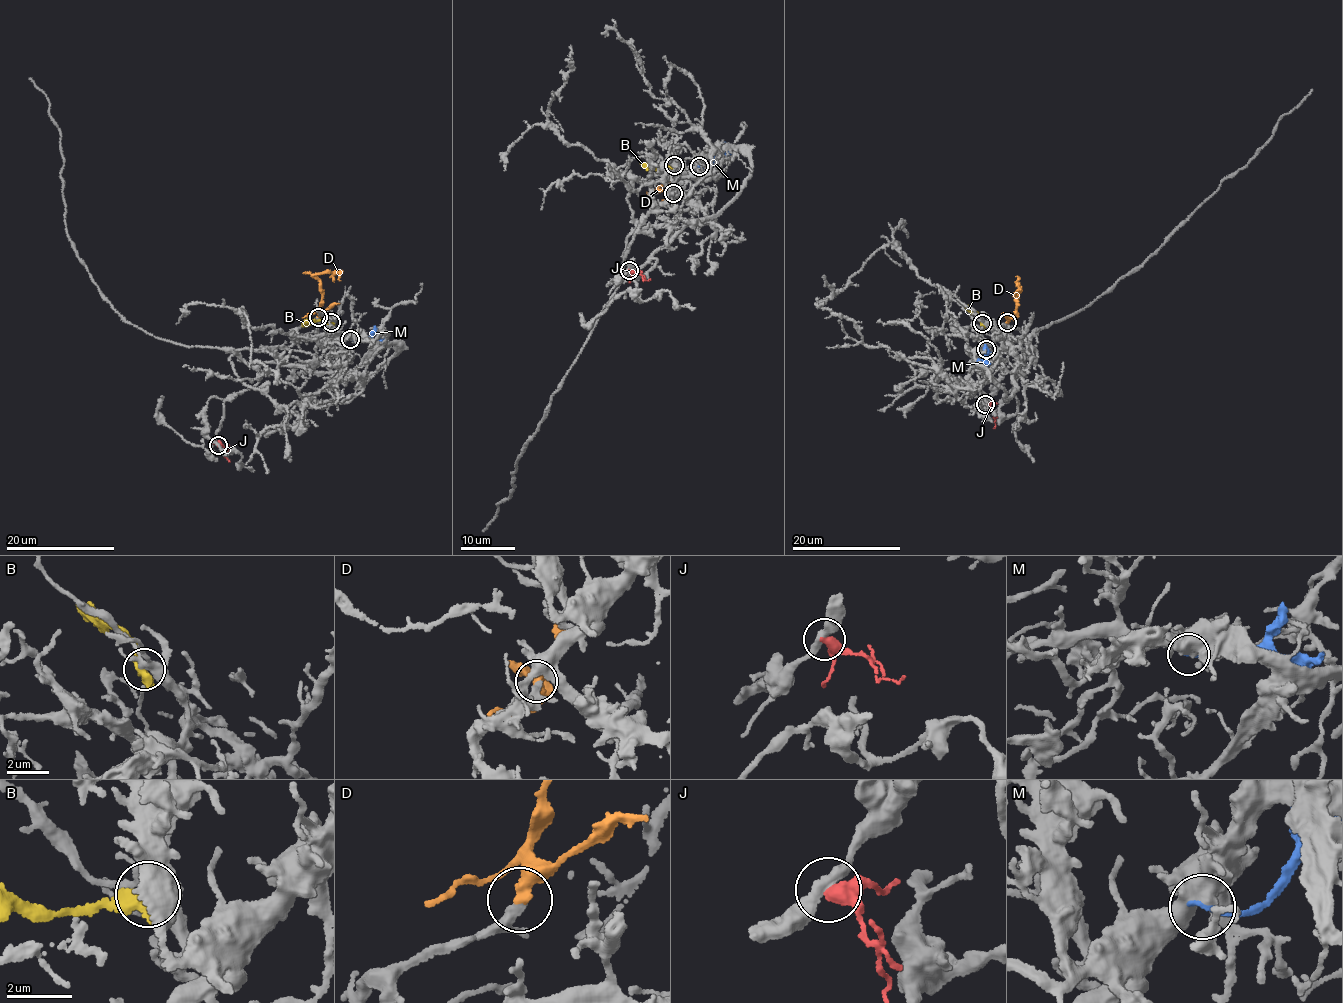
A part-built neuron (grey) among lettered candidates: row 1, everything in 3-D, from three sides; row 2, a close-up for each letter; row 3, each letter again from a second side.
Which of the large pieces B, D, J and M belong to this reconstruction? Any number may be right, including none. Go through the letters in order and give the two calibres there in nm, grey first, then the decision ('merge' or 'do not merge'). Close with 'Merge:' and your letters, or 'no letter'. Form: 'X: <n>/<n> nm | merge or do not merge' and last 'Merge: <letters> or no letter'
B: 320/550 nm | do not merge
D: 240/400 nm | merge
J: 360/360 nm | do not merge
M: 500/200 nm | do not merge
Merge: D

